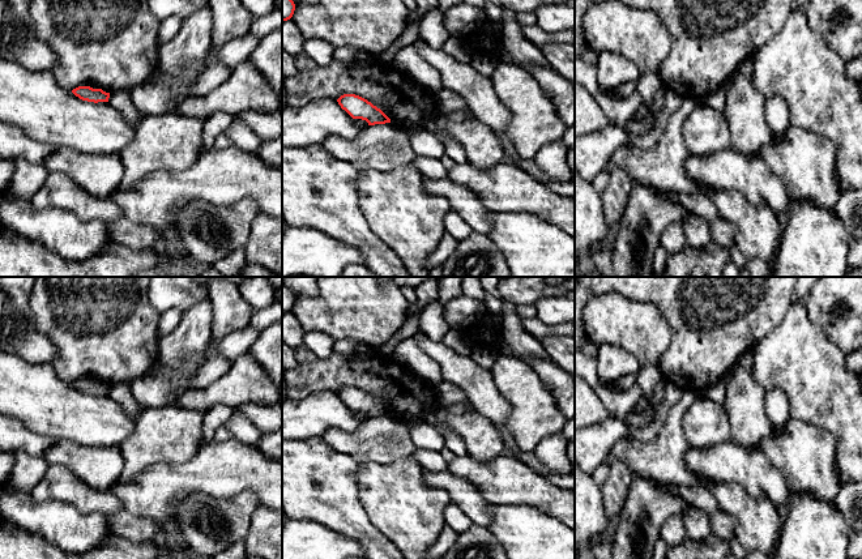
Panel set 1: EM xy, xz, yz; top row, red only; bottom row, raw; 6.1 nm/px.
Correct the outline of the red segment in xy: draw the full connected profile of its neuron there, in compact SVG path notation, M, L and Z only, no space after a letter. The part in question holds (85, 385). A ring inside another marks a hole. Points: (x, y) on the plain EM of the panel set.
M78 379L72 383L72 385L82 393L88 394L108 394L110 385L103 384L102 381L93 381L90 379Z

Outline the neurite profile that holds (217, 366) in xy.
M214 354L205 360L191 379L191 388L205 388L225 376L231 362L222 354Z

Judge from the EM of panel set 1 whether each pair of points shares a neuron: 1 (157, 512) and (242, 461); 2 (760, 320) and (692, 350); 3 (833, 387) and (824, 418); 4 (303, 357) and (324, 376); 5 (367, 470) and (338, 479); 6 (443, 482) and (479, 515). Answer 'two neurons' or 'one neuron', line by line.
1: one neuron
2: one neuron
3: one neuron
4: one neuron
5: two neurons
6: one neuron

